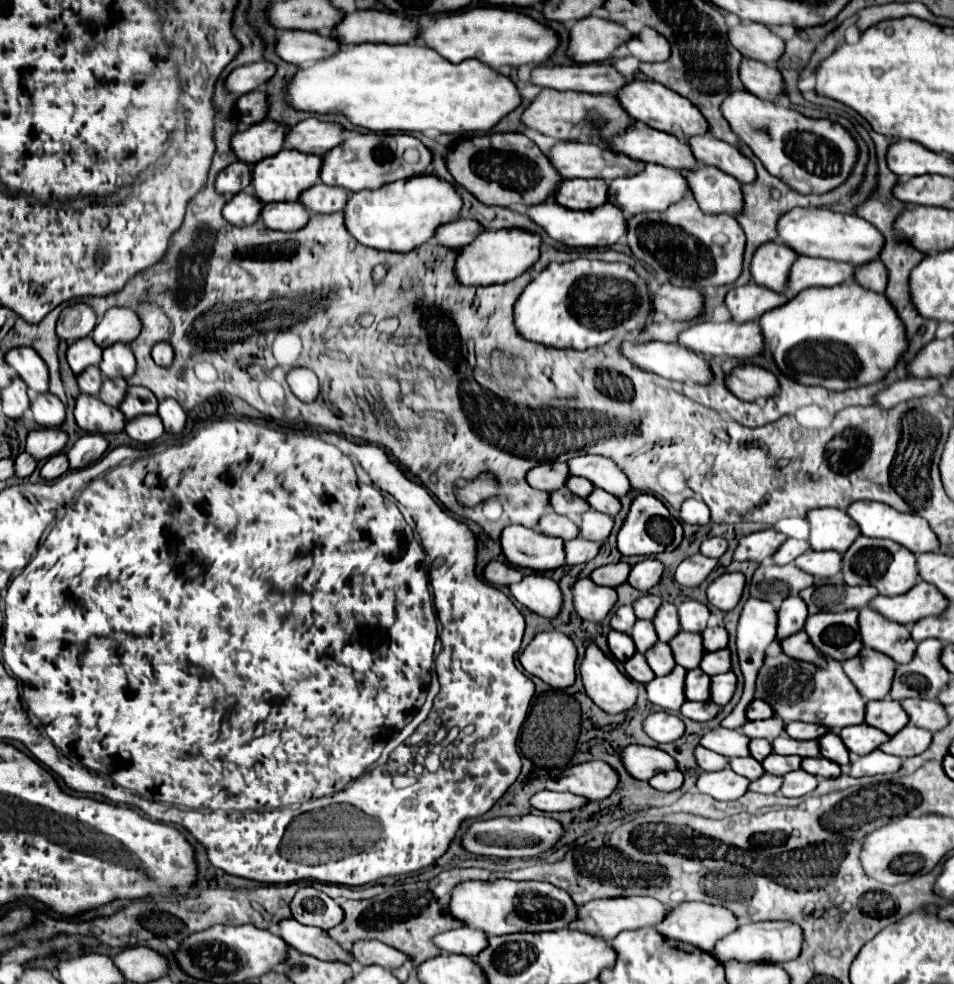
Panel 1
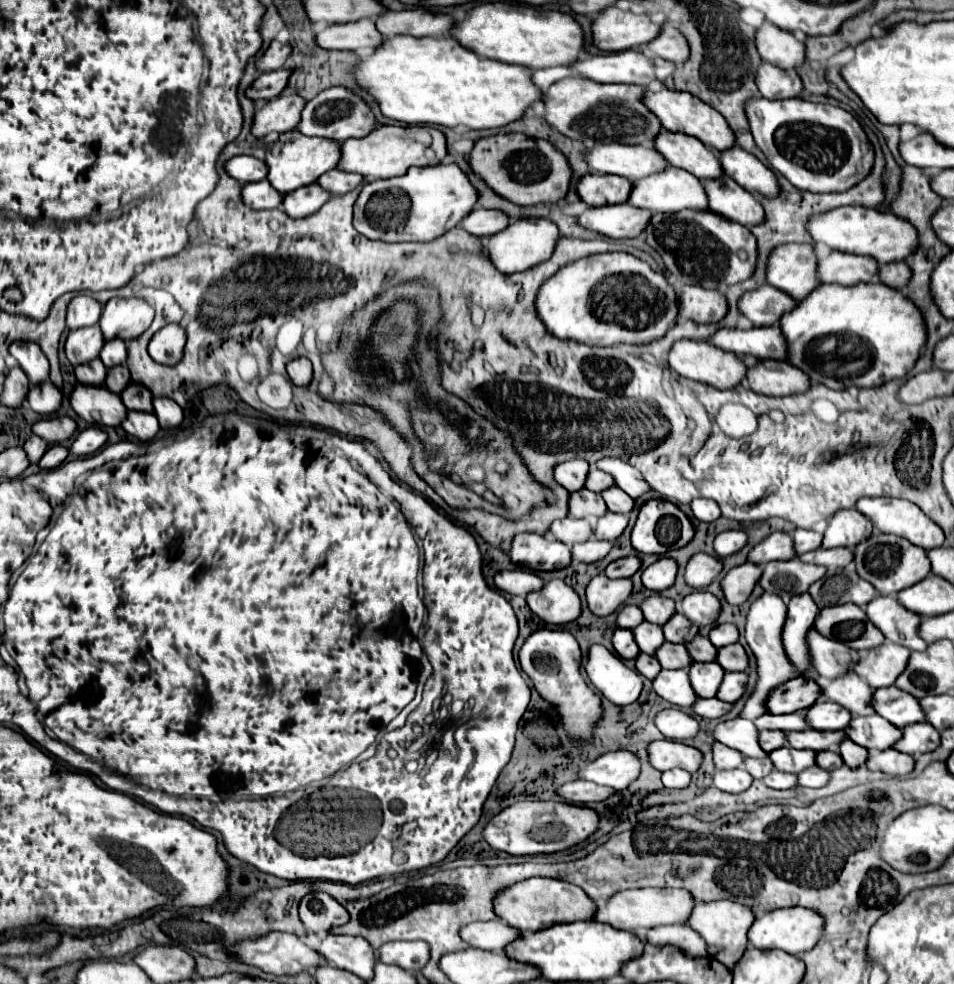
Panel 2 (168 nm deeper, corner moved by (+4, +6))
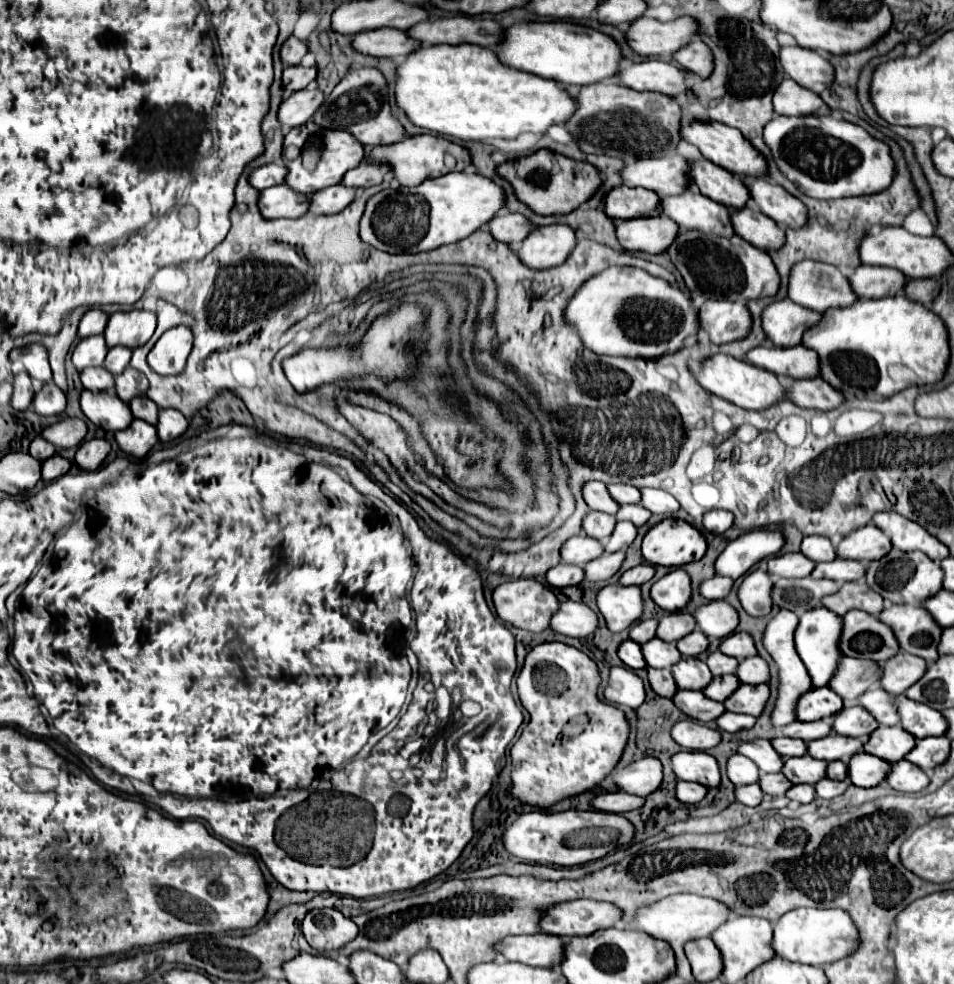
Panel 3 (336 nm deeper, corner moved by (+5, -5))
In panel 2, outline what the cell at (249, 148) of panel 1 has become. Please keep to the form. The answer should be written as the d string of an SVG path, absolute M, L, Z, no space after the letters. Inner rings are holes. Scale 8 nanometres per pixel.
M284 92L276 98L266 100L260 110L256 112L254 124L252 124L252 134L262 138L270 132L288 132L294 130L300 122L300 112L306 106L304 98L300 98L300 94L292 94L292 92Z

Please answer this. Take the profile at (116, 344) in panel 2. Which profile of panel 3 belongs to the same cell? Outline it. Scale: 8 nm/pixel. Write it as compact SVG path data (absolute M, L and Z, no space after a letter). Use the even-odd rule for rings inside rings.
M115 347L115 349L109 349L103 367L111 375L117 375L117 373L125 371L125 367L129 365L129 359L131 359L131 349L127 349L127 347Z

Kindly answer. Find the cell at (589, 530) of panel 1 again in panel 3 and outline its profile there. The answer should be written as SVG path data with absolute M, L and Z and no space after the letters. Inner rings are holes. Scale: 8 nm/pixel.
M619 521L615 525L615 531L611 533L607 545L605 545L605 551L607 553L613 553L613 551L627 549L633 543L635 535L637 535L637 527L631 525L631 521Z

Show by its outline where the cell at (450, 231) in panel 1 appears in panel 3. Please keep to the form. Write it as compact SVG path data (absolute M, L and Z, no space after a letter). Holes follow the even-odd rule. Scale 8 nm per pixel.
M499 213L485 225L485 229L499 243L521 245L523 237L531 231L531 223L521 213Z

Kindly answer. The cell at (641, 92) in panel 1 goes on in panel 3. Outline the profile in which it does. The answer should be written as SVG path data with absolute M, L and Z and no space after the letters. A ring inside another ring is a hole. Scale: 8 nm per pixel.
M681 115L681 121L679 121L679 133L681 133L681 139L695 145L701 155L709 161L713 161L715 165L723 167L723 169L729 169L733 175L739 175L739 177L763 177L765 171L767 171L767 163L763 159L763 155L759 151L755 151L751 147L751 143L739 133L739 129L733 129L733 127L727 127L723 123L715 123L715 121L693 121L689 119L687 115Z

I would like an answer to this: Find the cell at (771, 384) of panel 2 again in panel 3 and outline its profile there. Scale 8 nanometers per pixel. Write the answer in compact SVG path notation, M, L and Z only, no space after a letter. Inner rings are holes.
M819 377L815 379L795 379L787 387L787 399L799 407L813 407L813 409L835 409L841 405L843 395L823 383Z

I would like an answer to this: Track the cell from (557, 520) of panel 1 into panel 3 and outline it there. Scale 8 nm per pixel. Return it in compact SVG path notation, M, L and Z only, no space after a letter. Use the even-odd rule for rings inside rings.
M585 533L569 537L561 547L561 561L583 567L587 561L599 557L603 553L603 545L597 539L587 537Z

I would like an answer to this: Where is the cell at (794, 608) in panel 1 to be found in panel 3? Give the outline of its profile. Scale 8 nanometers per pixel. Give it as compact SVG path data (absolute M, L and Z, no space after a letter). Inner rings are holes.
M817 607L805 611L799 617L799 625L795 629L795 649L813 681L813 687L827 685L827 677L831 677L831 669L835 669L835 661L839 661L841 657L837 641L839 641L839 617L835 617L829 609Z

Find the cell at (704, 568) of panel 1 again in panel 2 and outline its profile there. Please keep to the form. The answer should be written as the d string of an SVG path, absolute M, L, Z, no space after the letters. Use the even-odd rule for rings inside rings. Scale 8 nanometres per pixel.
M696 554L690 558L688 566L686 566L686 582L696 588L696 590L702 590L706 586L712 584L712 580L722 572L722 560L714 558L714 556L708 556L708 554Z

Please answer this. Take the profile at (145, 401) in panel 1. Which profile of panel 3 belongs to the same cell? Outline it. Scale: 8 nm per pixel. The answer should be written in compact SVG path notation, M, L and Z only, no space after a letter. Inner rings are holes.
M139 395L135 399L129 401L129 407L131 407L131 413L135 419L143 419L147 421L149 425L157 425L157 413L159 413L159 407L145 395Z

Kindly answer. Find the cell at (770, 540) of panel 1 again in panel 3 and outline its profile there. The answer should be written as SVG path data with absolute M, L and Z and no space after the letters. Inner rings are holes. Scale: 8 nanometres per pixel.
M803 553L777 555L771 557L767 565L769 565L769 573L773 573L775 577L807 577L815 567L815 563L807 559Z

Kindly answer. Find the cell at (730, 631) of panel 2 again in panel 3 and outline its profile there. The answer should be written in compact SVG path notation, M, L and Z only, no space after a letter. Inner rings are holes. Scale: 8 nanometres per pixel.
M731 633L721 641L719 651L735 659L743 659L743 657L755 655L755 643L749 633Z

